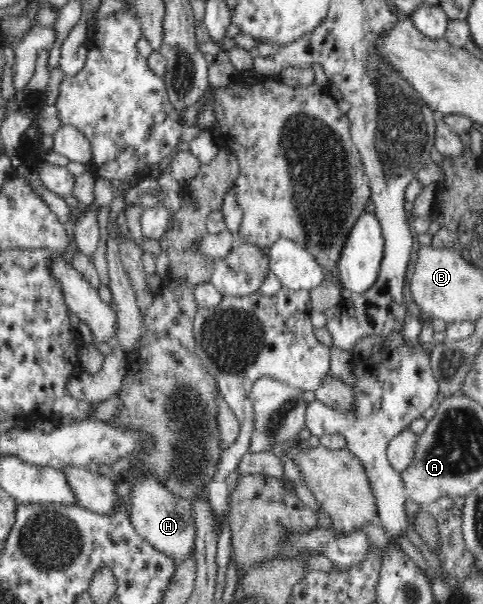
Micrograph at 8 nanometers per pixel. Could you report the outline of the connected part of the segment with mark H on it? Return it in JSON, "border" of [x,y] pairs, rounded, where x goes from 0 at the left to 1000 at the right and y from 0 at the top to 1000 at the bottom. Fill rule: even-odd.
{"border":[[[280,793],[271,810],[271,866],[290,887],[300,891],[321,909],[350,916],[366,927],[366,935],[391,922],[402,909],[404,861],[395,833],[385,826],[354,816],[333,798],[323,793]]]}

